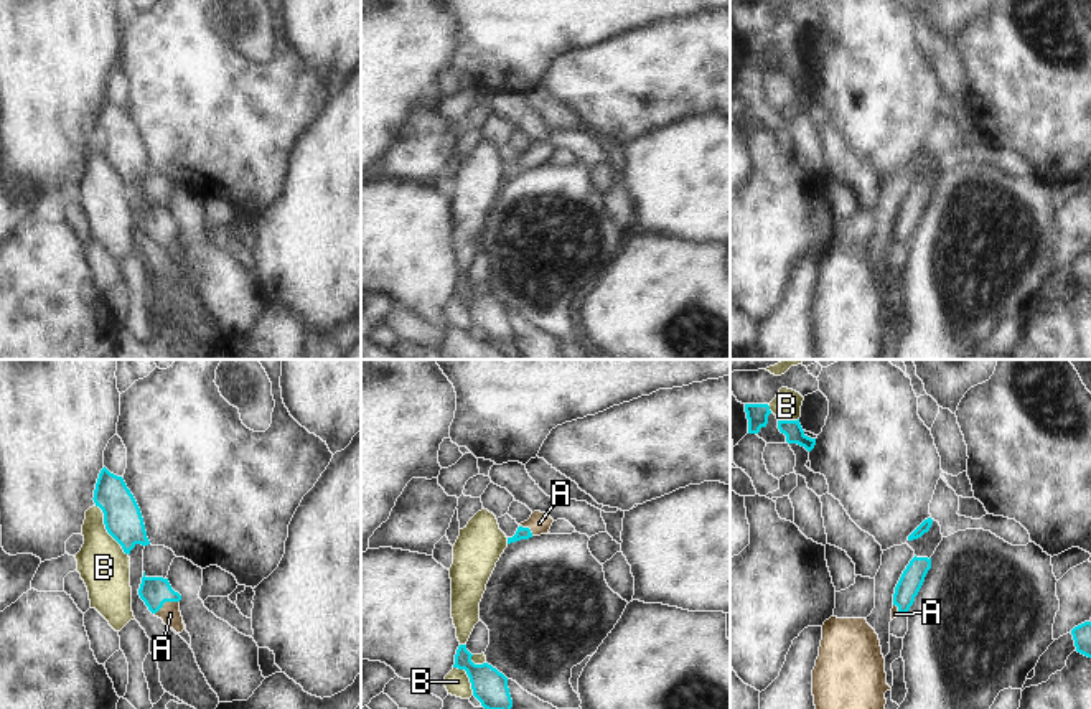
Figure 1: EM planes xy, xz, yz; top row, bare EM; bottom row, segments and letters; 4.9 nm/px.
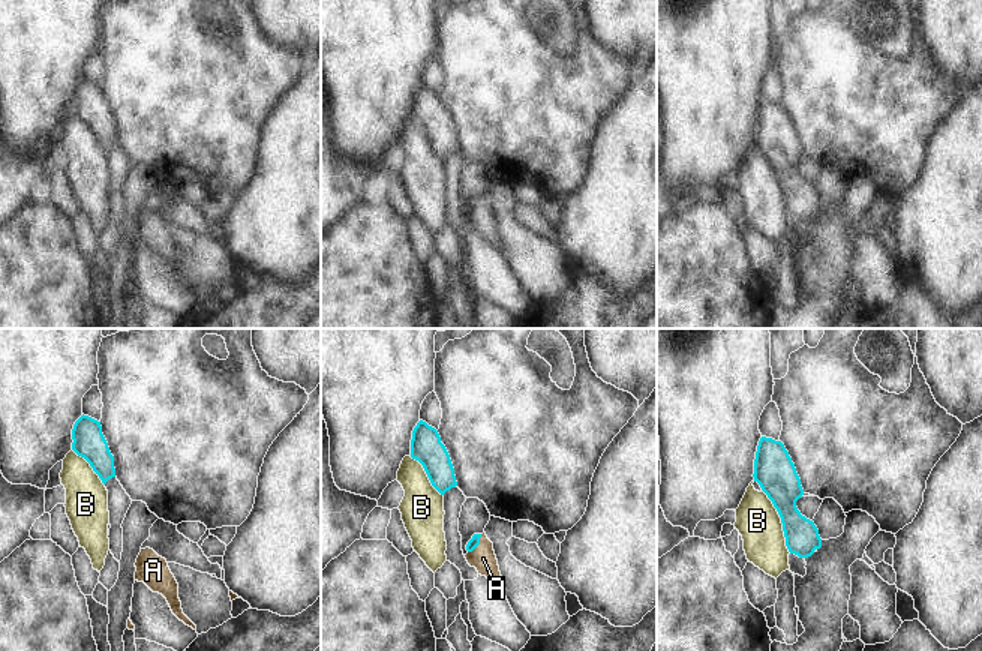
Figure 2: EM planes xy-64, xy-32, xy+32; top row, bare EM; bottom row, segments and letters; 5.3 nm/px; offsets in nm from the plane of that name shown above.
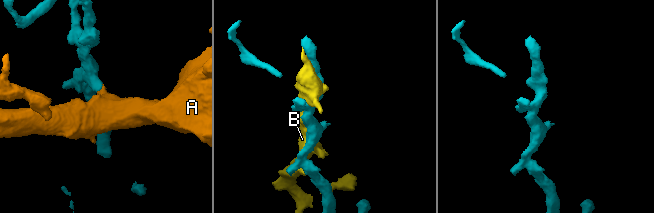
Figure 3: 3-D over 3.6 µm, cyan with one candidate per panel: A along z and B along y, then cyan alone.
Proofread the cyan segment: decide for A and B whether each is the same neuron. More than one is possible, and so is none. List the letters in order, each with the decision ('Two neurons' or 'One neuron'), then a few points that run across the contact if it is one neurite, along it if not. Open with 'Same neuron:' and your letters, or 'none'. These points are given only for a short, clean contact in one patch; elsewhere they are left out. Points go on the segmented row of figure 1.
Same neuron: A
A: One neuron. Line: xy (154, 591), (165, 601), (170, 614)
B: Two neurons.

